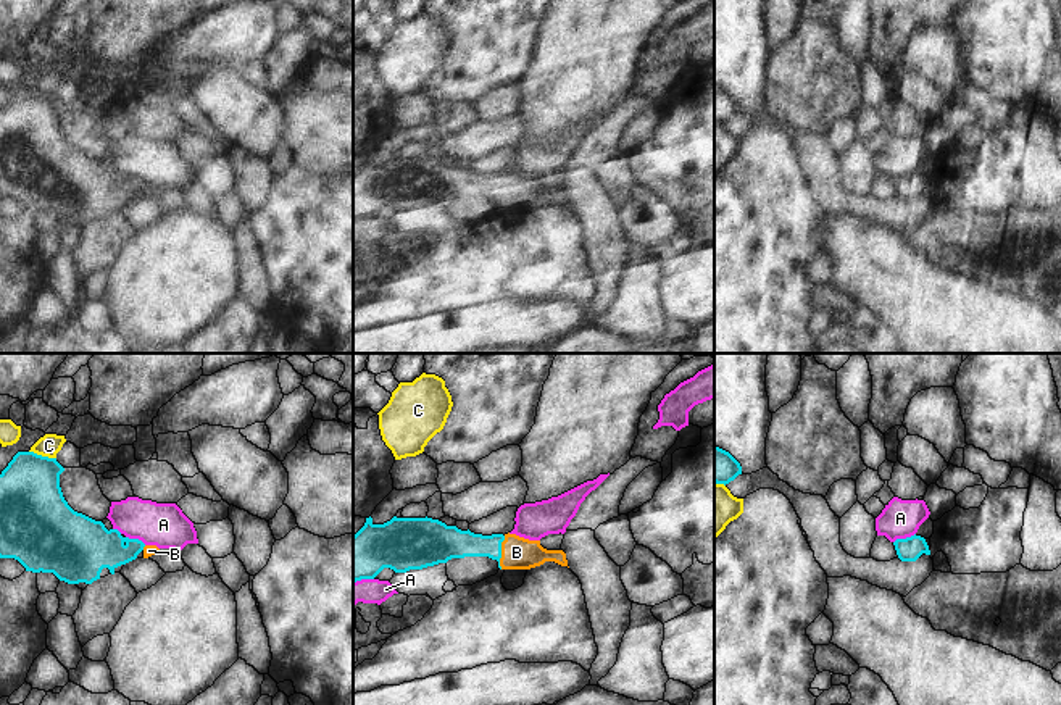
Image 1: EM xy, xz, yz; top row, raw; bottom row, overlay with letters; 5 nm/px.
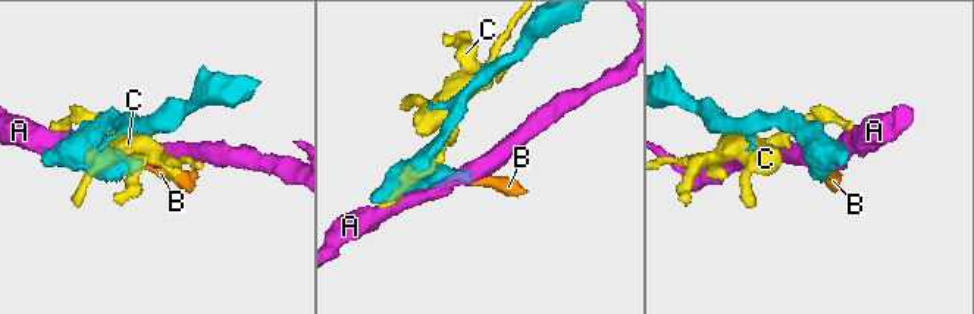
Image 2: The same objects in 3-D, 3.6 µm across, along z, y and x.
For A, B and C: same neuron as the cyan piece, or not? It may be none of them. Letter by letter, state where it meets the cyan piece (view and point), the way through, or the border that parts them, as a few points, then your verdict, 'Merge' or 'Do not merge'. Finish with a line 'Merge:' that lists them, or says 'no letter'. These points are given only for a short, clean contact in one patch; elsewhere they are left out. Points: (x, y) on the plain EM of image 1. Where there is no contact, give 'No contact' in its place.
A: Touches cyan at yz (903, 178). Do not merge
B: Touches cyan at xz (500, 191). Path across: xz (452, 181), (494, 184), (500, 191), (516, 191). Merge
C: Touches cyan at xy (41, 94). Do not merge
Merge: B

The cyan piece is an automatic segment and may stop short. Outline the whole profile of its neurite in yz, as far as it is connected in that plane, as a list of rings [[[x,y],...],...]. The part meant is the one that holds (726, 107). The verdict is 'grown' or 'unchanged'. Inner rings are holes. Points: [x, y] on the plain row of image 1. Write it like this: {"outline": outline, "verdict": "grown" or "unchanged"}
{"outline": [[[714,84],[714,121],[729,123],[742,113],[740,102],[726,89]]], "verdict": "unchanged"}

